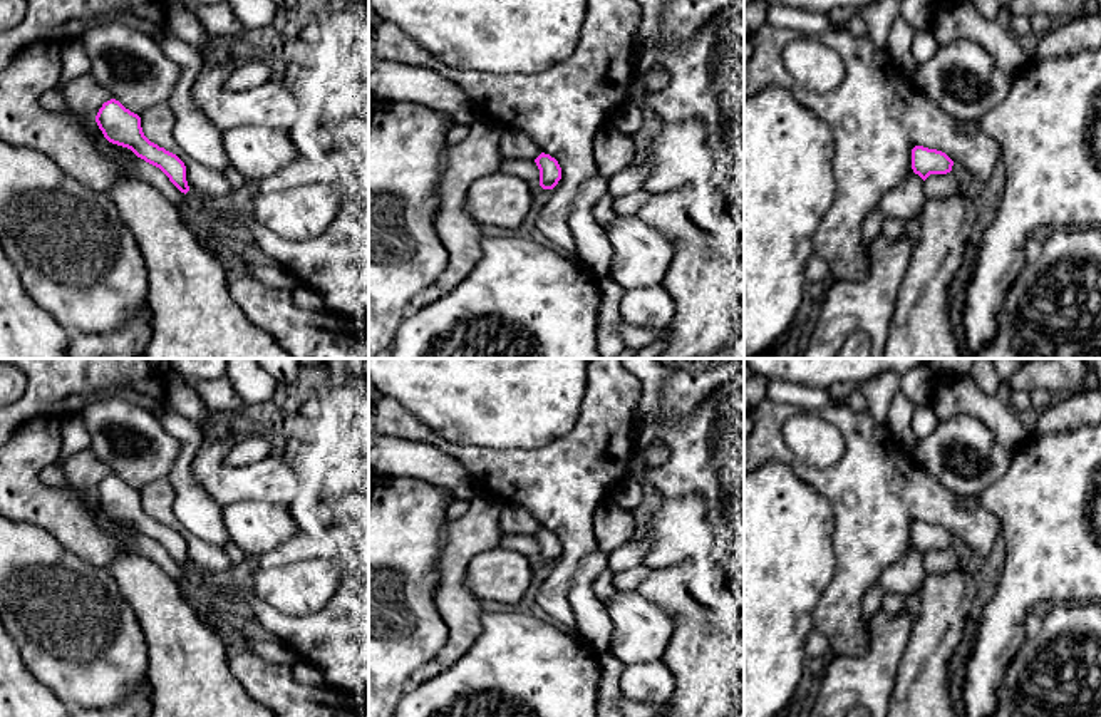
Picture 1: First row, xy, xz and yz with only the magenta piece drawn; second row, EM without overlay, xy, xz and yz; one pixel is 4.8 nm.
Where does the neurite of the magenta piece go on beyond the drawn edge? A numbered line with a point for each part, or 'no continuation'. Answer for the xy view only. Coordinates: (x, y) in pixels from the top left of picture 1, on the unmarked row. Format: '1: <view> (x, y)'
1: xy (196, 582)

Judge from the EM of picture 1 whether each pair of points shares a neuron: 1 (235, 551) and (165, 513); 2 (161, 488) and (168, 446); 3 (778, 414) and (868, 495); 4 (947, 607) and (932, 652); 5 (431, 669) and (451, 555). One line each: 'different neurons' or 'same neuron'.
1: different neurons
2: different neurons
3: same neuron
4: same neuron
5: same neuron

